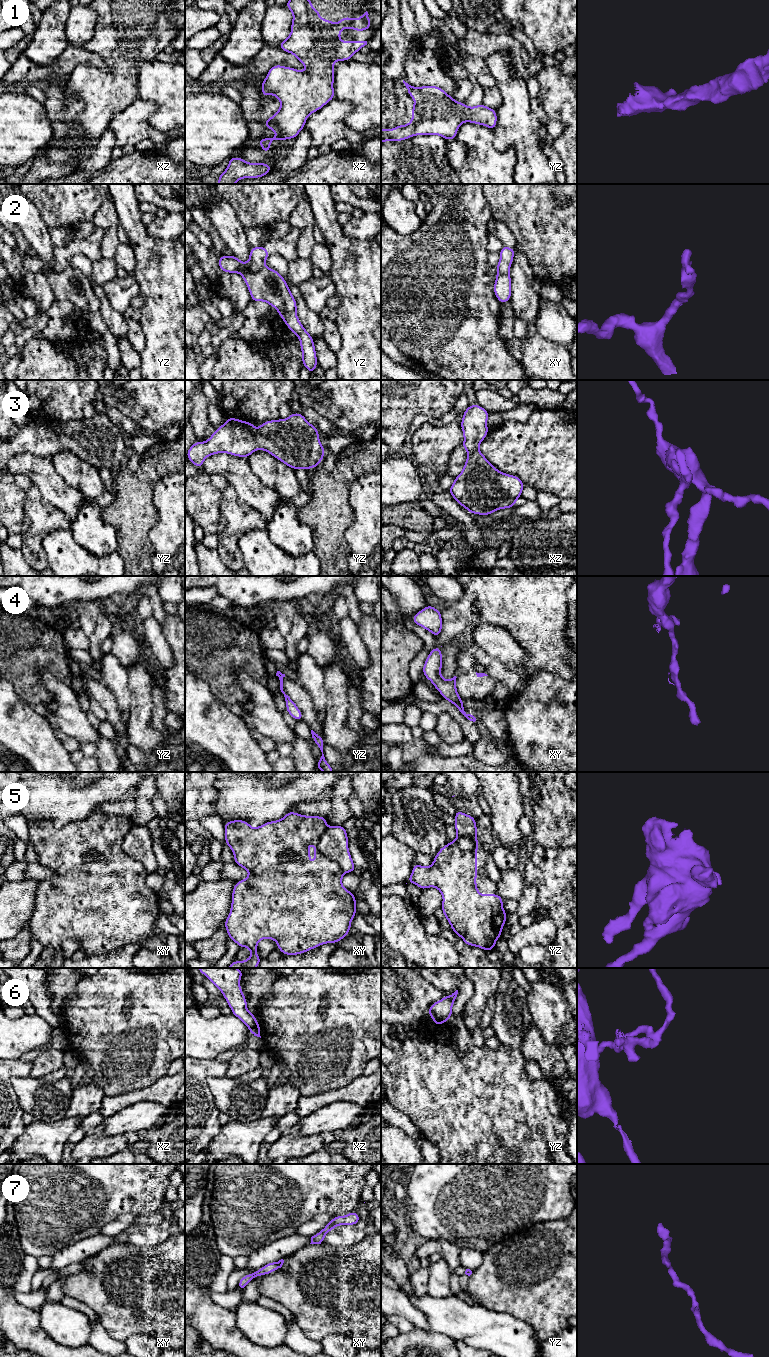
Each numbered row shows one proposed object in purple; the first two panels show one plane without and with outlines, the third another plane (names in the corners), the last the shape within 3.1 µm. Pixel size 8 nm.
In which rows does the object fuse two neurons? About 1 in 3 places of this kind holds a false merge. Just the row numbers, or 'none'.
2, 4, 5, 6

